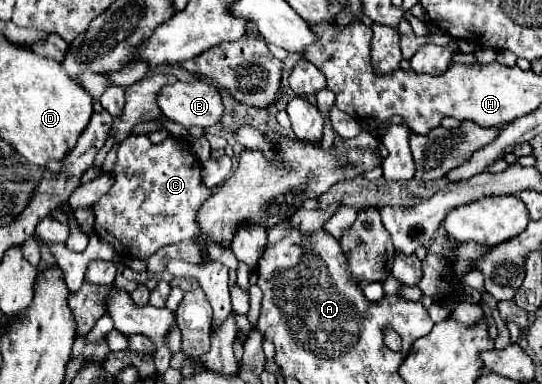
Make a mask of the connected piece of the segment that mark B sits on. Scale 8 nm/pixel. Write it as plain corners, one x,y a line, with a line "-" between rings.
208,81
166,85
158,95
158,107
174,121
188,127
212,127
222,119
224,105
220,91

